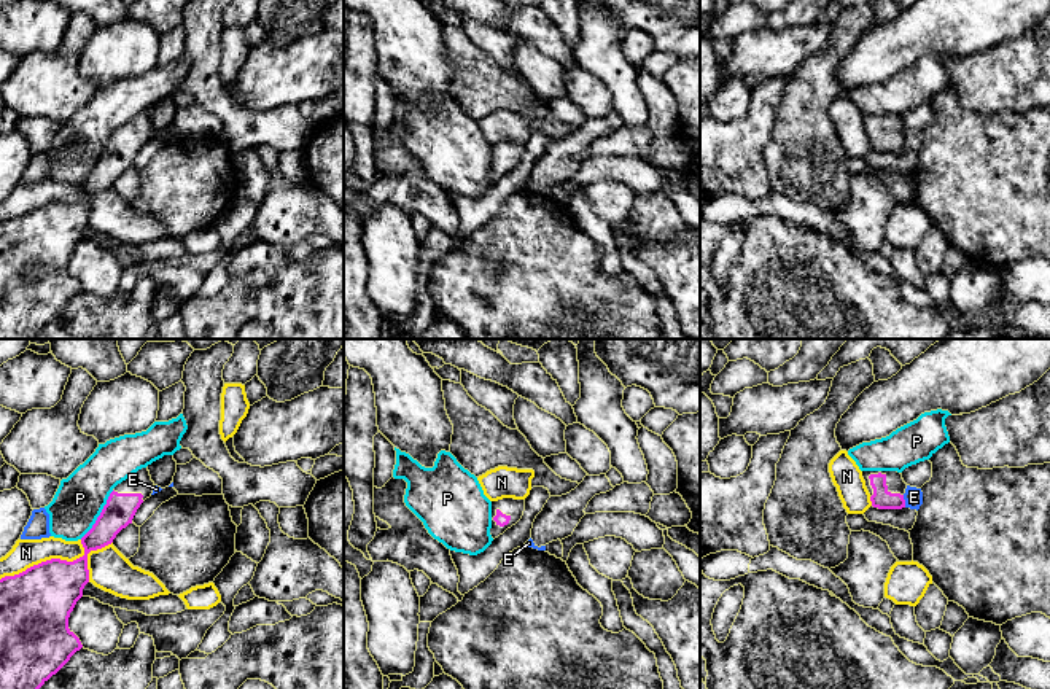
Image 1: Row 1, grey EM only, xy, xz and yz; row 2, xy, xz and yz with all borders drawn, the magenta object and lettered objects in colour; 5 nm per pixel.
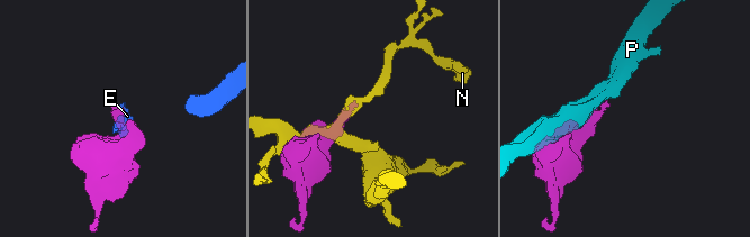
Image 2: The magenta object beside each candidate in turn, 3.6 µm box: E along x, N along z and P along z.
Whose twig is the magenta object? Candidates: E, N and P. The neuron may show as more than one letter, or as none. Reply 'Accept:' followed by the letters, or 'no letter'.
Accept: no letter

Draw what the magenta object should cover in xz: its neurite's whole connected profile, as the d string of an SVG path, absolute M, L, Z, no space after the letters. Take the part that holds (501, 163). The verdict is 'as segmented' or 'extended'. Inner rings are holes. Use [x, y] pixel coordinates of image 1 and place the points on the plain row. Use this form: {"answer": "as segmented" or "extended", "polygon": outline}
{"answer": "extended", "polygon": "M503 142L492 145L492 181L498 181L508 172L515 169L525 154L525 143Z"}

